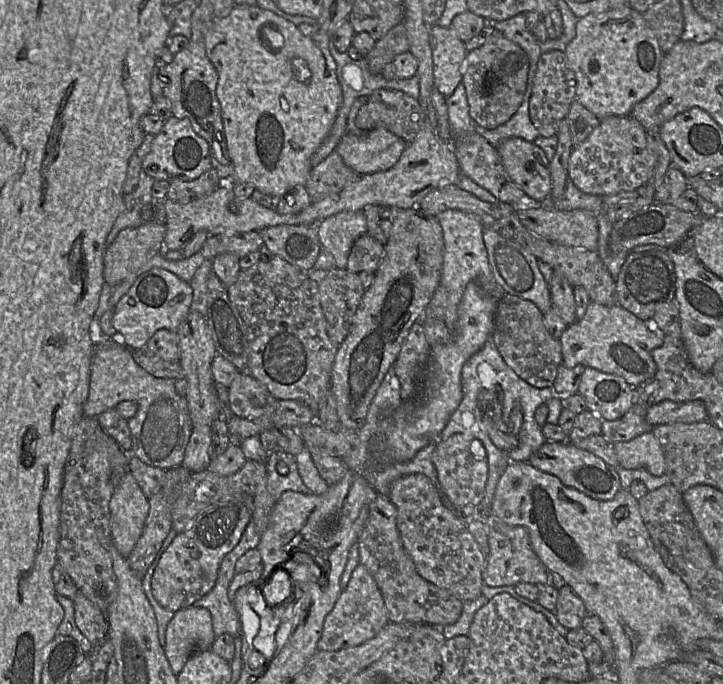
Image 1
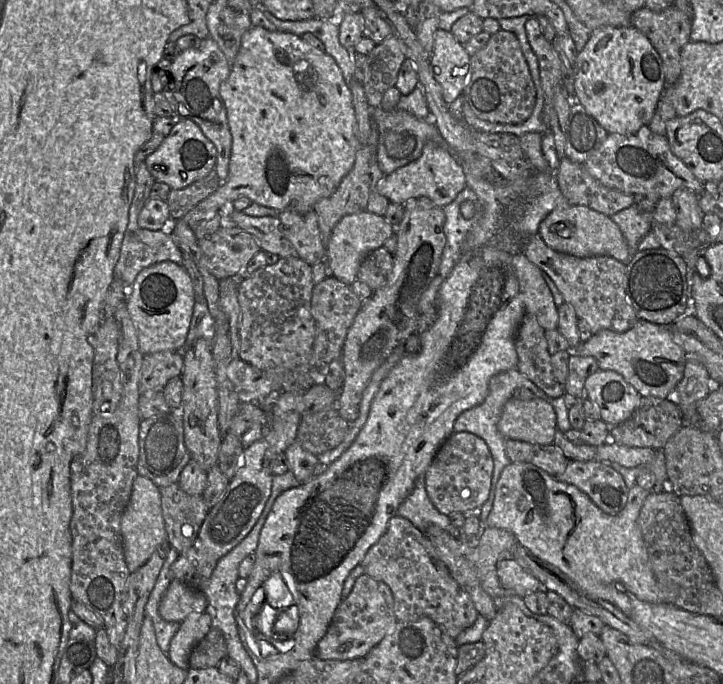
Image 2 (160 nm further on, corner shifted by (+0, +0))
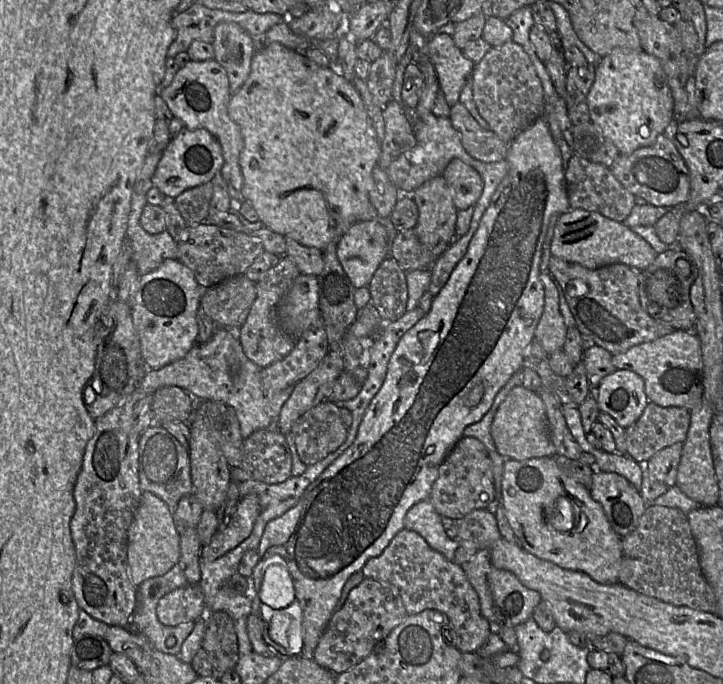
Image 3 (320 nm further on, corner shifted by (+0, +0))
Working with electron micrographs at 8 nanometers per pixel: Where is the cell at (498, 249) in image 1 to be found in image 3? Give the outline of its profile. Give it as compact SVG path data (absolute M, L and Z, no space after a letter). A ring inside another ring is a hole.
M542 271L541 280L544 285L545 302L542 316L535 330L535 340L550 355L563 349L568 327L560 313L559 294L550 273Z

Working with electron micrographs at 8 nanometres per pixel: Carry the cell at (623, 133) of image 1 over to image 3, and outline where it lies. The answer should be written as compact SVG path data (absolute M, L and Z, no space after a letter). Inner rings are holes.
M673 121L670 130L660 134L652 145L639 148L628 155L620 154L610 167L625 189L654 206L680 207L689 199L689 169L673 142L677 125L678 123Z

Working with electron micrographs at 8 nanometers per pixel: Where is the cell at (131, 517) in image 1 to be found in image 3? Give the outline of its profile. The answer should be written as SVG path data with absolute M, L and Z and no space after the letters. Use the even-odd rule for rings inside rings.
M148 491L142 492L139 505L127 530L127 563L133 585L139 587L149 578L164 575L178 564L179 558L179 533L173 514L159 497Z

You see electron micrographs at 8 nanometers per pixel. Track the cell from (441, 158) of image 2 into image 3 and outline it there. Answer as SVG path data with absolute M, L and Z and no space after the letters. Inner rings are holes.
M456 158L448 163L442 176L451 189L458 210L475 206L483 192L484 182L473 167Z

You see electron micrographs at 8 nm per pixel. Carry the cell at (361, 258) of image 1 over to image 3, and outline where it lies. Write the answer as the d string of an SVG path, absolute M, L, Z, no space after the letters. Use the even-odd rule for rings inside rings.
M390 255L380 263L367 287L384 322L395 321L406 312L406 273Z

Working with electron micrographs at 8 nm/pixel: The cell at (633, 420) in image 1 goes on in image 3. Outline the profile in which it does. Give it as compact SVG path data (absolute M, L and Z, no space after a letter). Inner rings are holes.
M651 401L641 416L625 428L626 452L635 461L648 461L653 455L676 443L683 443L690 425L690 413L682 407L662 407Z

